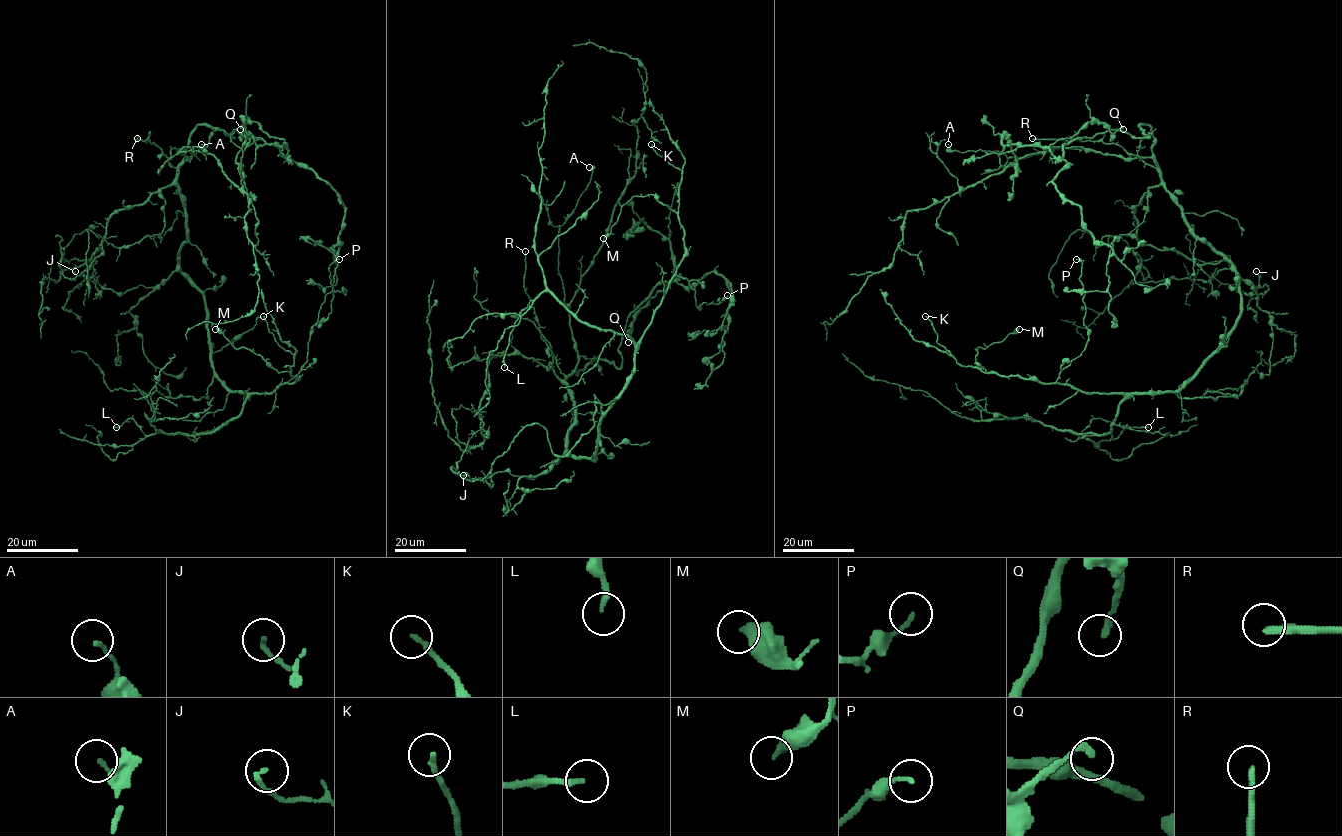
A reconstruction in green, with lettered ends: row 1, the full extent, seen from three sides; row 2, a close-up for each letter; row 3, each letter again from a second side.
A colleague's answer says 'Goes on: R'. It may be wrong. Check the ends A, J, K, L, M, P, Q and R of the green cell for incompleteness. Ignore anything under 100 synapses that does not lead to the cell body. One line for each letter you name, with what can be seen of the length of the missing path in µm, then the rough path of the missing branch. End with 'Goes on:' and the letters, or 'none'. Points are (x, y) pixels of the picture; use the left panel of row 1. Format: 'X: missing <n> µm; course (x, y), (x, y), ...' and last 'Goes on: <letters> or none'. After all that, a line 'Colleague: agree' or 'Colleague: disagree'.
R: missing 120 µm; course (137, 138), (112, 148), (91, 145), (103, 163), (138, 181), (152, 204), (167, 203), (175, 192), (186, 202)
Goes on: R
Colleague: agree

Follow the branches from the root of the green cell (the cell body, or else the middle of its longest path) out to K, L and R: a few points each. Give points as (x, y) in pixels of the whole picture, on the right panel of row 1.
K: (1215, 253), (1238, 279), (1240, 319), (1176, 390), (1086, 393), (984, 373), (960, 365), (937, 342), (925, 316)
L: (1215, 253), (1238, 279), (1229, 338), (1176, 390), (1130, 395), (1107, 433), (1073, 432), (1093, 418), (1148, 427)
R: (1215, 253), (1193, 232), (1182, 208), (1166, 188), (1162, 174), (1152, 165), (1115, 144), (1032, 138)

